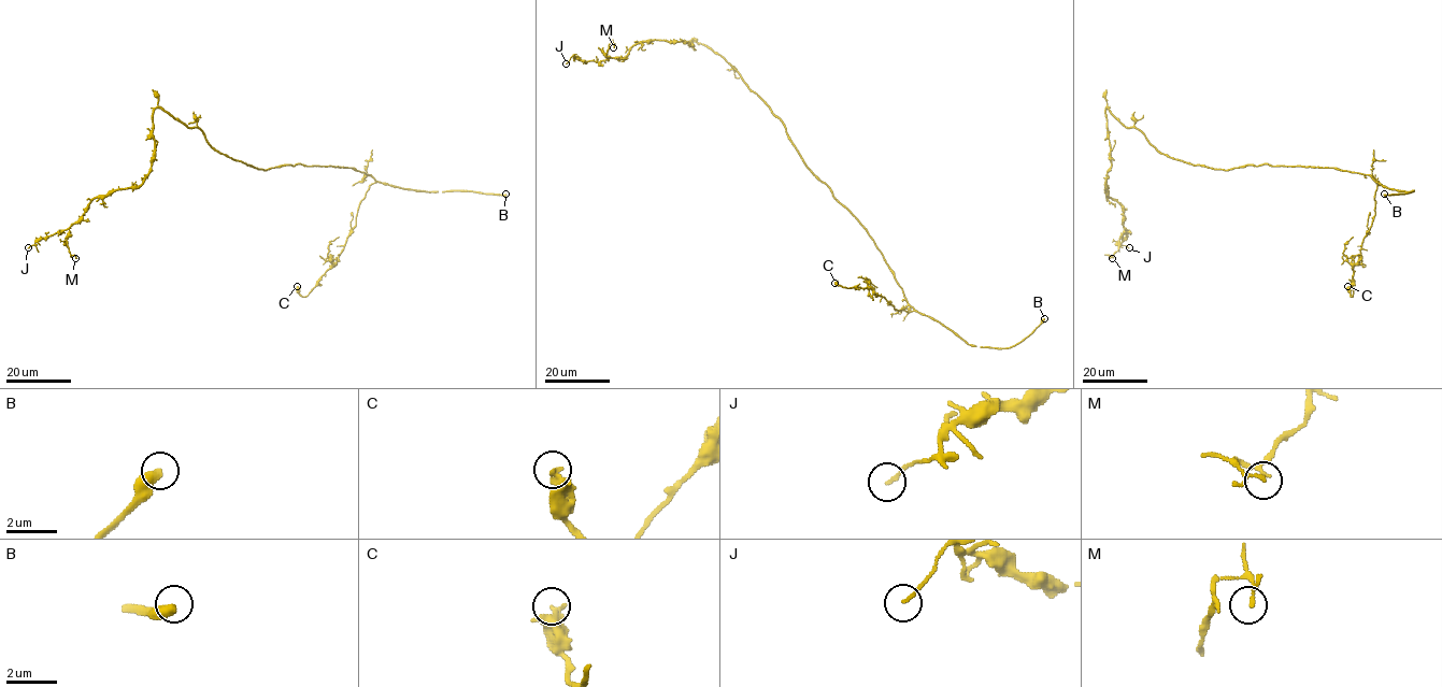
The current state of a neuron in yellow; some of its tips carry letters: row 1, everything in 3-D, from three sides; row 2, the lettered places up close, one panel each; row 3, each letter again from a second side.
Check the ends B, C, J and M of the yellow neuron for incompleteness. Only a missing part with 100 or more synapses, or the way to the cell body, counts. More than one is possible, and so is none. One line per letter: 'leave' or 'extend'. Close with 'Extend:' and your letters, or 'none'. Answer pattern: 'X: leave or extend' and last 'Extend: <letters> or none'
B: extend
C: leave
J: leave
M: leave
Extend: B

